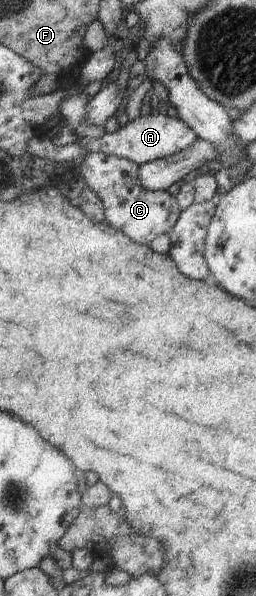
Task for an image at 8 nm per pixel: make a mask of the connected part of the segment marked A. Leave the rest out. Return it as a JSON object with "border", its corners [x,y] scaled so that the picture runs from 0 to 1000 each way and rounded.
{"border":[[[570,183],[566,190],[563,195],[496,205],[453,221],[410,223],[402,230],[383,233],[328,230],[313,232],[313,235],[352,257],[387,255],[453,260],[535,272],[543,277],[566,277],[586,270],[707,257],[711,252],[738,250],[742,245],[766,243],[773,235],[781,235],[758,216],[695,195],[621,193],[605,190],[602,183],[586,188]]]}

